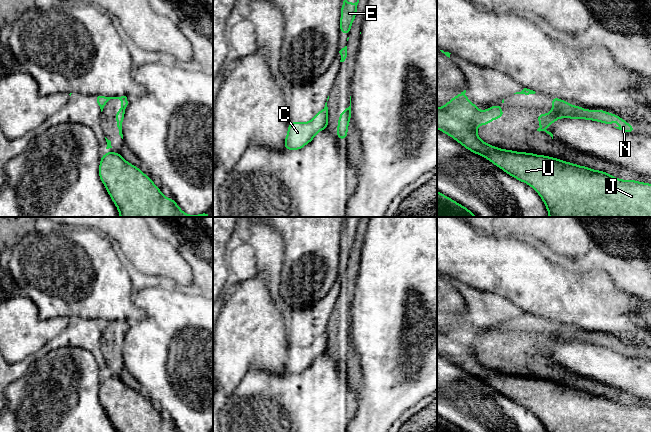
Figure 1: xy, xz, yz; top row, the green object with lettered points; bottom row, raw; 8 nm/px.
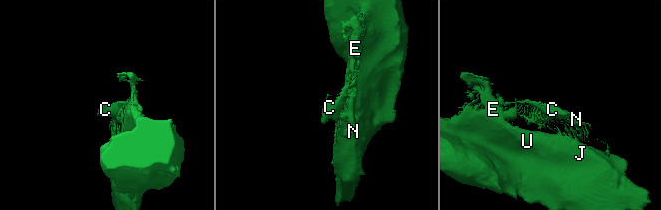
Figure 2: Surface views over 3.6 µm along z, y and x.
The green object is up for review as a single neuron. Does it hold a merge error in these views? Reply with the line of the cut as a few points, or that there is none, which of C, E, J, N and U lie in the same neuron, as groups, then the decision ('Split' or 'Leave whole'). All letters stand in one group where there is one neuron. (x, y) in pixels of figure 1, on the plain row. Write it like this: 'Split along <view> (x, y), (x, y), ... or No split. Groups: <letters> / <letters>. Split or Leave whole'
No split. Groups: C E J N U. Leave whole

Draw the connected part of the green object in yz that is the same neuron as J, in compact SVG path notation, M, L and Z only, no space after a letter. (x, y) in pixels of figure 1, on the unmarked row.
M466 314L452 322L442 332L437 331L437 353L449 359L466 373L501 392L510 400L530 409L541 421L546 432L651 432L651 408L622 404L586 390L533 377L504 374L485 367L477 359L480 348L503 342L501 328L479 335L465 319Z

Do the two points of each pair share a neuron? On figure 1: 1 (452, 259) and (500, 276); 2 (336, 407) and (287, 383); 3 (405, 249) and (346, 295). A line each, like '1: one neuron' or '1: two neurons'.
1: one neuron
2: one neuron
3: two neurons

